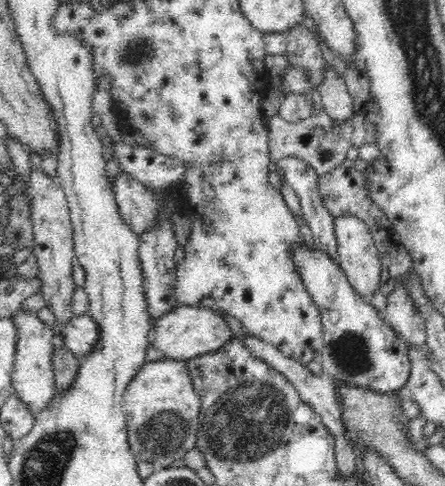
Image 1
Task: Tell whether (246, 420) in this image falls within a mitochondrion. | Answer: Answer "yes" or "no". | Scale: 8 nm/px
yes

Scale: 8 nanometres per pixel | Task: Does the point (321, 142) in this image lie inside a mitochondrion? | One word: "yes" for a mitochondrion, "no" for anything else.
yes

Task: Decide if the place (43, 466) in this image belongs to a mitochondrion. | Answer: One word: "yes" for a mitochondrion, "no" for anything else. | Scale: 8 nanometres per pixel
yes

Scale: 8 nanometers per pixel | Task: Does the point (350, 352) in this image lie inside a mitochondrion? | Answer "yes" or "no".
yes

